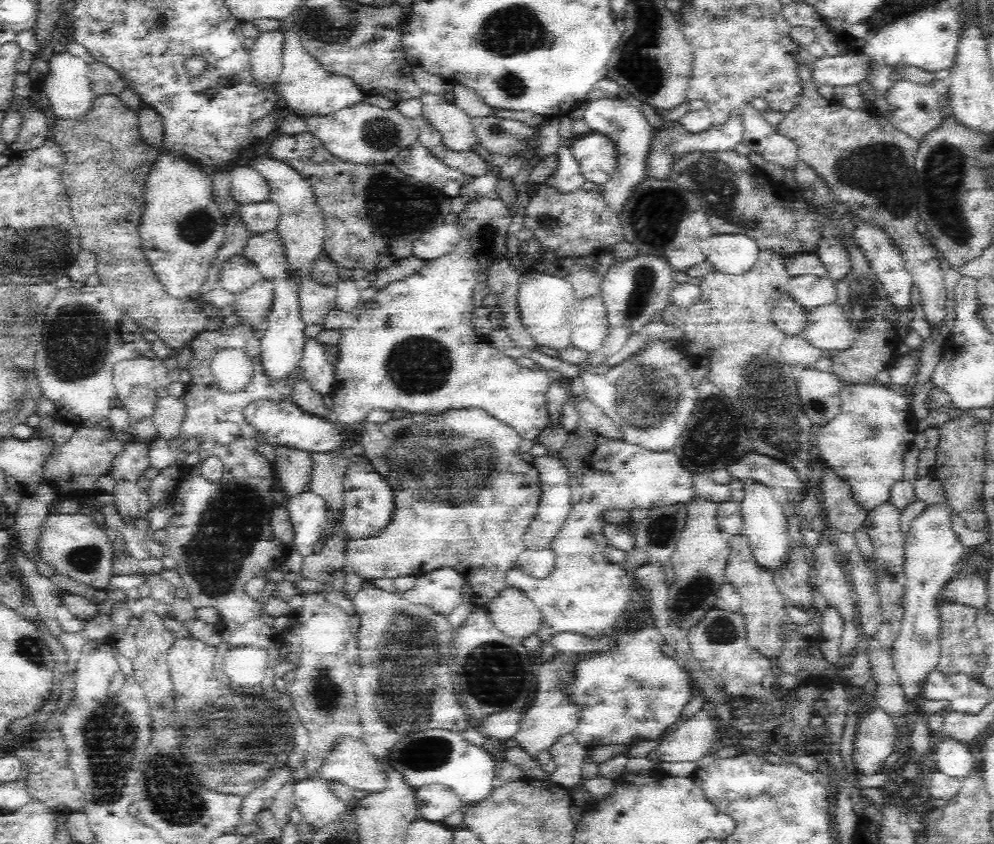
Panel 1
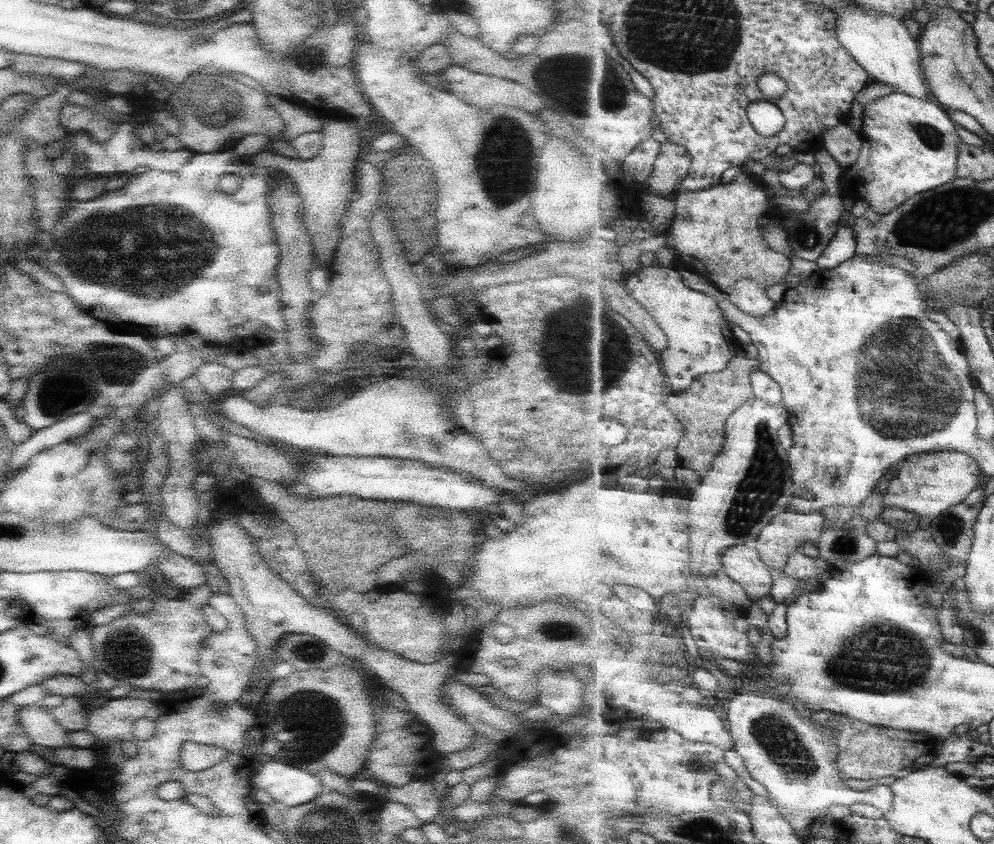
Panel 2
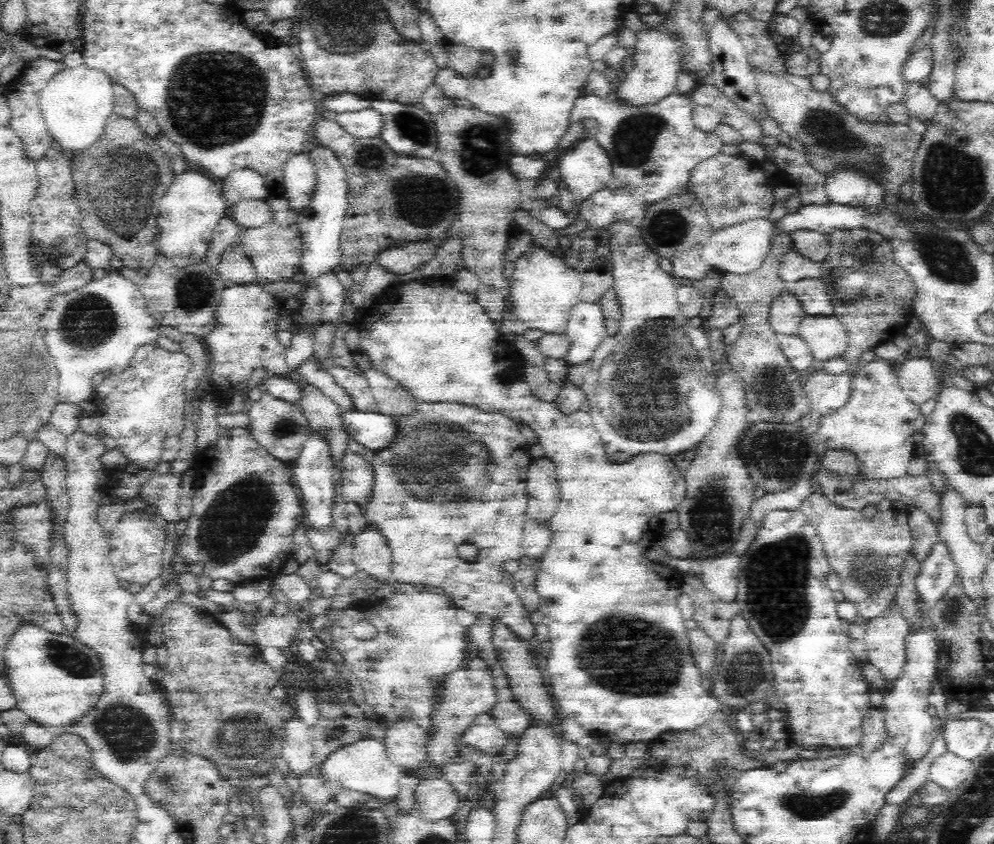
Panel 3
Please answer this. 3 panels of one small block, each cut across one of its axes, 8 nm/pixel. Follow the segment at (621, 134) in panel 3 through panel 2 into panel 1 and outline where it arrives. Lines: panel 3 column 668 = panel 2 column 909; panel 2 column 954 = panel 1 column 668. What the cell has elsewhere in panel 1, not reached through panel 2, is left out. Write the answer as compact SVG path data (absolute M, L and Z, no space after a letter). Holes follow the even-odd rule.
M732 114L723 126L712 126L709 130L696 134L687 132L682 126L674 124L674 122L658 123L657 126L658 129L653 134L645 158L645 176L654 180L671 179L671 168L675 161L678 158L688 156L688 154L695 152L723 153L724 151L733 151L734 147L742 142L745 132L744 123L736 114Z

